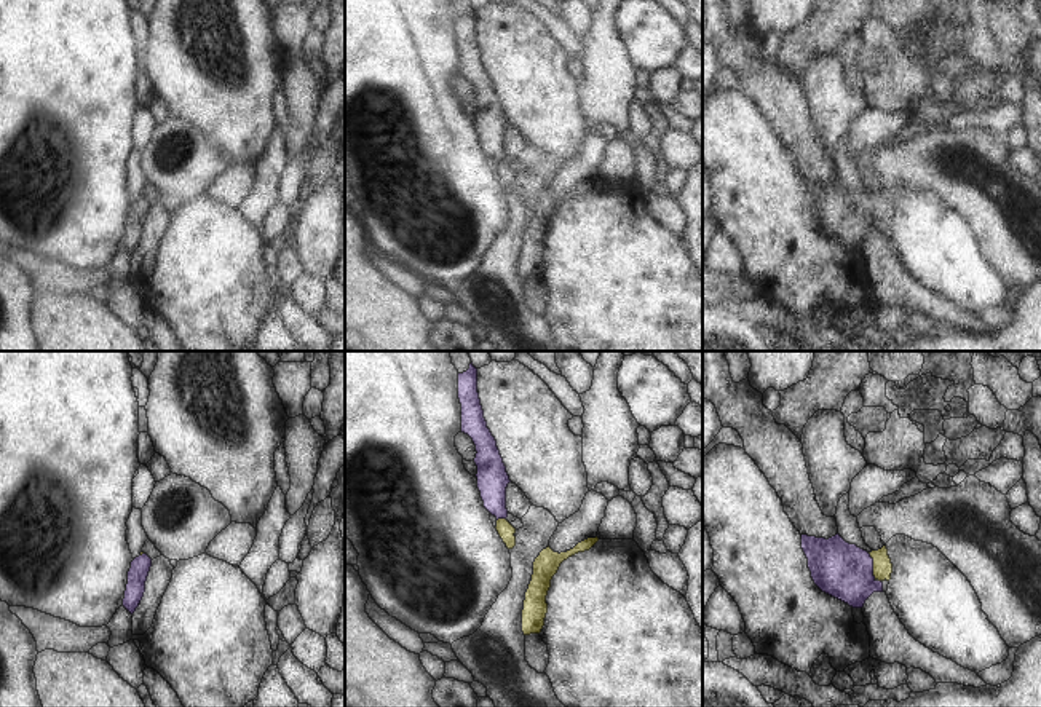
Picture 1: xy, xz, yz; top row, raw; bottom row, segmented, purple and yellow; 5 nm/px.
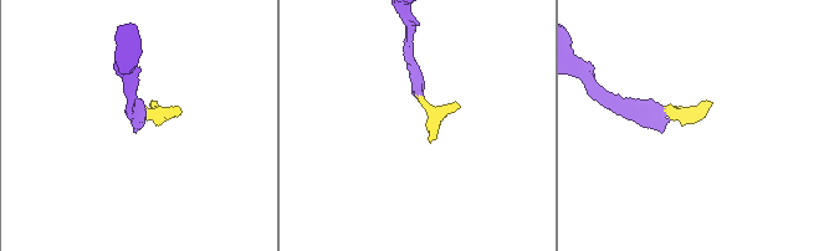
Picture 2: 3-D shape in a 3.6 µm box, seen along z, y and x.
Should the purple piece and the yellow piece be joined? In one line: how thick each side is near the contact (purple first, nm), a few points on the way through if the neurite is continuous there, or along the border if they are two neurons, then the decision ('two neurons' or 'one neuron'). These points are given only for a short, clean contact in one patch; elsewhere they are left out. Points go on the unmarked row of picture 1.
280 nm thick on the purple side, 100 nm on the other; runs through yz (839, 211), (872, 208), (882, 206); one neuron

